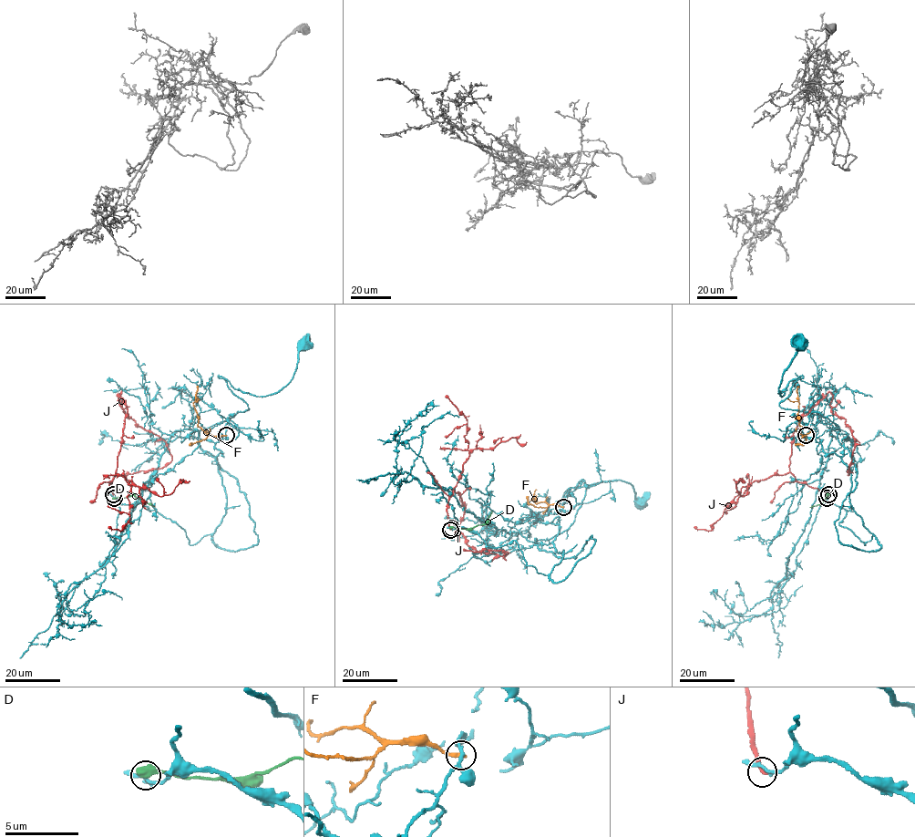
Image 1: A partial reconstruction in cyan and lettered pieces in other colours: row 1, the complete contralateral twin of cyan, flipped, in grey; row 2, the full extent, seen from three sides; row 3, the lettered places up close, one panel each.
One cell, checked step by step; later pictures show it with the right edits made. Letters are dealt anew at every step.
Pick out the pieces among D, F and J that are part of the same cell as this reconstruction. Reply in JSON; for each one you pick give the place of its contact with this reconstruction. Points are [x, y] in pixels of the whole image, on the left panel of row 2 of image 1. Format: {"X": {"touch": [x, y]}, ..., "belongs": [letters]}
{"belongs": []}

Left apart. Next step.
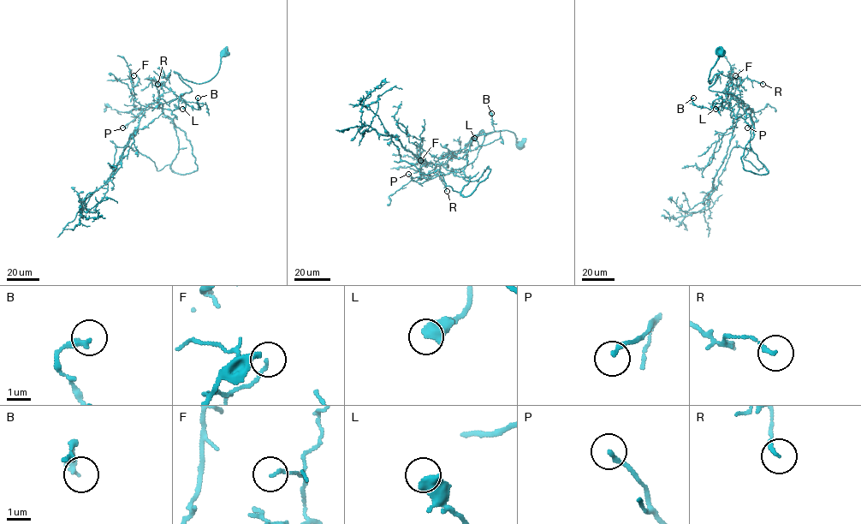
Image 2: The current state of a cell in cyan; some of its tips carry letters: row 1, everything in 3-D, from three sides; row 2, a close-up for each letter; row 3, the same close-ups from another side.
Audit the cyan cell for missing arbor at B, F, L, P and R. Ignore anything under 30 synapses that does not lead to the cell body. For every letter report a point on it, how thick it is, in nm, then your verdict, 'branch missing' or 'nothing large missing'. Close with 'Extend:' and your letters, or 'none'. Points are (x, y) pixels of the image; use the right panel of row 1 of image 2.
B: at (693, 98); 260 nm thick; nothing large missing
F: at (735, 75); 120 nm thick; nothing large missing
L: at (715, 109); 600 nm thick; nothing large missing
P: at (747, 128); 170 nm thick; nothing large missing
R: at (763, 84); 140 nm thick; nothing large missing
Extend: none

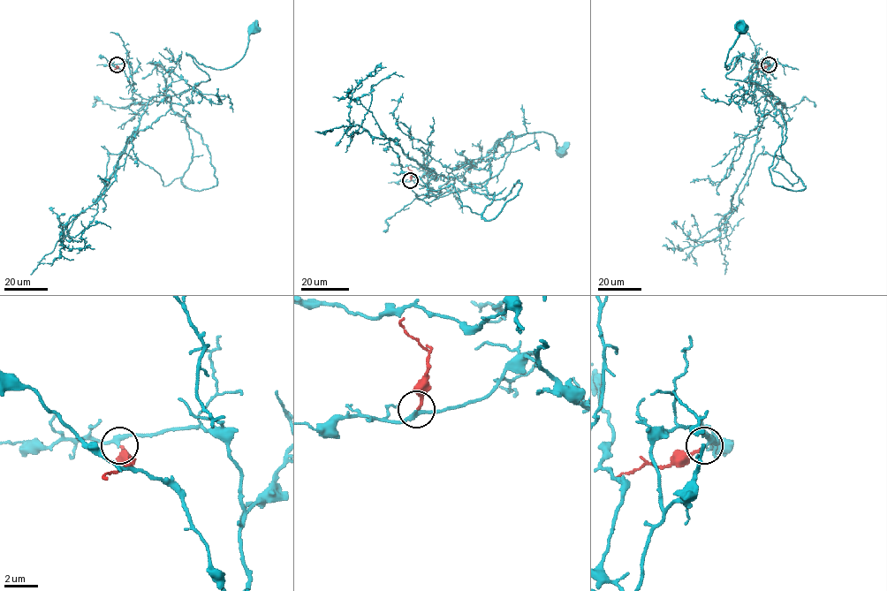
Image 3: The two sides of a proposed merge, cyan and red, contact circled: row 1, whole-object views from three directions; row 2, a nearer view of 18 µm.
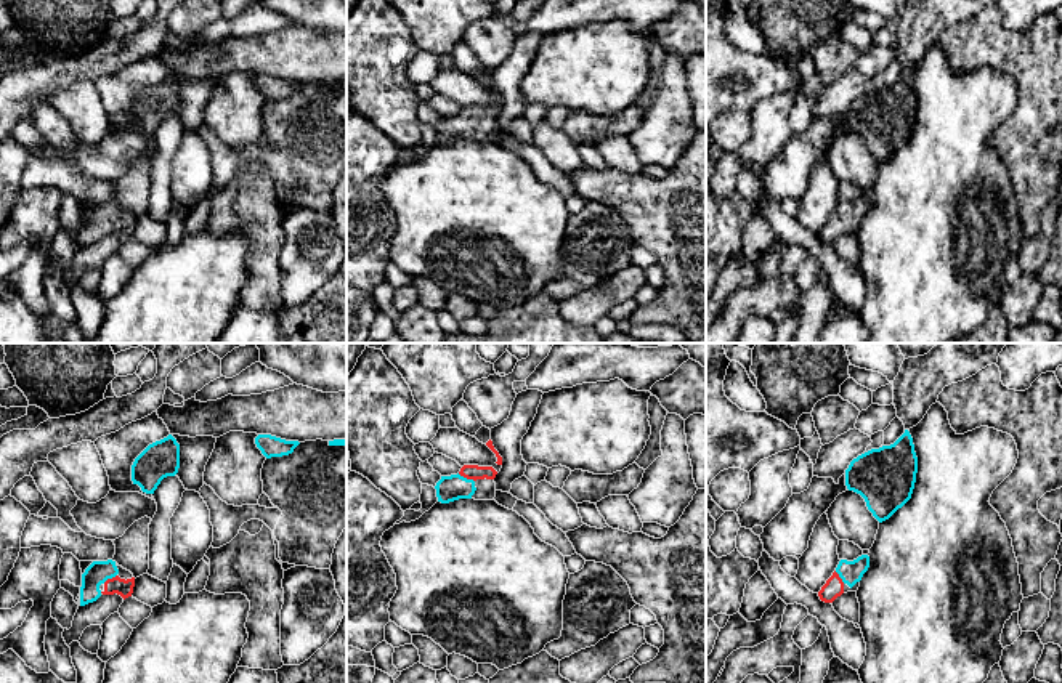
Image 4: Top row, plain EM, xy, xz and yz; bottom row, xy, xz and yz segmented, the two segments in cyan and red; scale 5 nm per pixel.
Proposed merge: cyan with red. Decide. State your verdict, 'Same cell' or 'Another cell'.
Same cell

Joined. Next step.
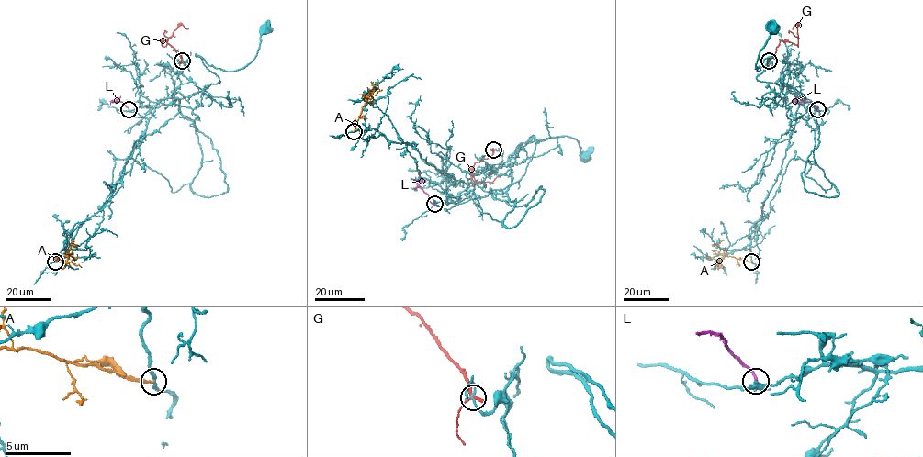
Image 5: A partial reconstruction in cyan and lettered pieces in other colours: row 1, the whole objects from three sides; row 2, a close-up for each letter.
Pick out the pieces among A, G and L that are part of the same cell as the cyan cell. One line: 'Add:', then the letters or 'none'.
Add: none

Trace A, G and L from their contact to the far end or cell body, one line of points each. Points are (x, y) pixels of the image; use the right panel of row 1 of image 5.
A: (752, 261), (726, 256), (719, 262), (707, 257)
G: (769, 61), (781, 40), (797, 46), (797, 26), (793, 28)
L: (817, 110), (809, 101), (793, 100), (789, 103)

